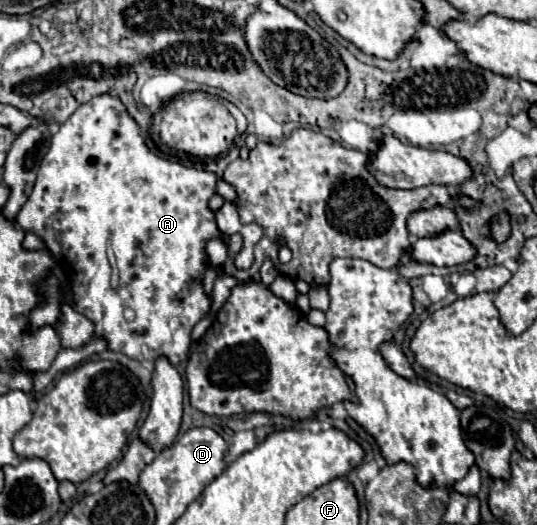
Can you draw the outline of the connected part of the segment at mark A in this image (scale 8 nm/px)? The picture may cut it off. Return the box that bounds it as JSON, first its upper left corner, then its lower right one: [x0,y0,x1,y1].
[17,94,229,366]

